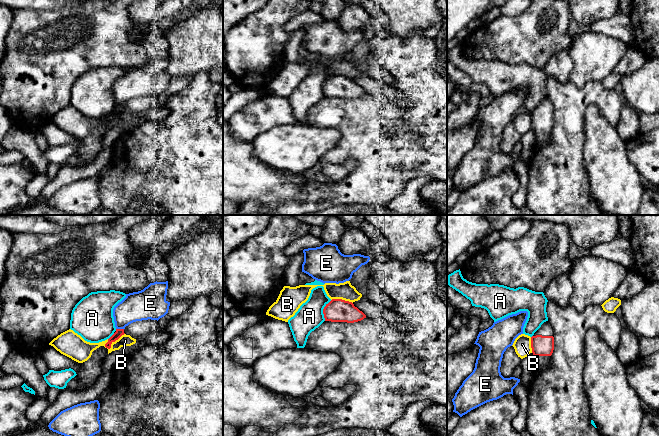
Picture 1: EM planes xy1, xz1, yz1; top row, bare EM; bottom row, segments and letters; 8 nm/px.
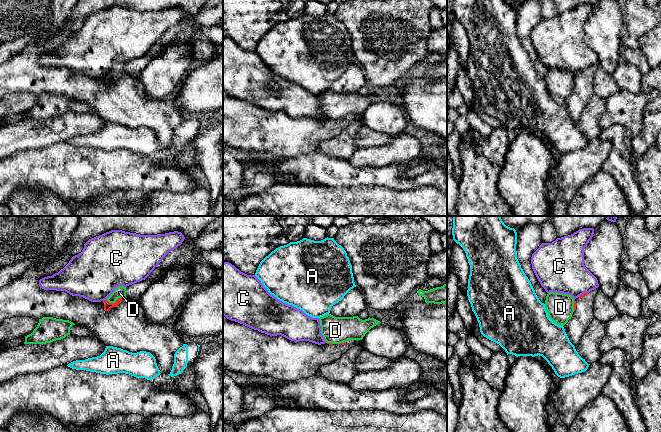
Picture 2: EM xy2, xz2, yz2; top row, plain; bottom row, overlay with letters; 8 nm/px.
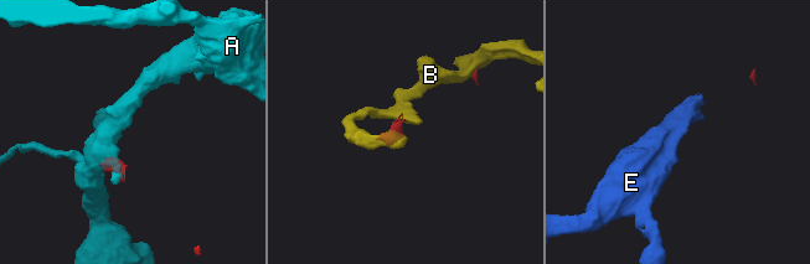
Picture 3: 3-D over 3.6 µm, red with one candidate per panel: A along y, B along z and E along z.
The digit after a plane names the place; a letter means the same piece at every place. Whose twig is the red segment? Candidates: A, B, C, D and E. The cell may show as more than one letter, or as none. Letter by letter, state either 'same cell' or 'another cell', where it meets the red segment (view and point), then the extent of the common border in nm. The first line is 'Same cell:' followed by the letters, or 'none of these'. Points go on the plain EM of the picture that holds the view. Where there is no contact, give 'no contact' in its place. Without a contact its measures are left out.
Same cell: none of these
A: another cell; meets red in xz1 at (323, 86); contact 180 nm long
B: another cell; meets red in xy1 at (113, 117); contact 200 nm long
C: another cell; meets red in xy2 at (104, 76); contact 30 nm long
D: another cell; meets red in xy2 at (115, 78); contact 140 nm long
E: another cell; meets red in xy1 at (120, 105); contact 60 nm long

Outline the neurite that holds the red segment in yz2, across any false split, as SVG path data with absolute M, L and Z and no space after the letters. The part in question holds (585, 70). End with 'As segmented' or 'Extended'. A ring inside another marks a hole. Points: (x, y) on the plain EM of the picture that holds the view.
M599 63L574 76L572 93L563 102L570 118L575 122L588 106L594 93L594 78Z. Extended

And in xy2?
M52 0L51 26L36 40L32 40L23 51L10 60L0 63L0 100L5 95L13 93L33 95L53 93L69 96L75 101L86 103L106 122L121 124L132 129L150 128L156 135L160 149L170 150L174 140L174 130L184 118L165 100L148 99L138 77L119 74L115 79L109 79L107 76L91 78L83 73L72 72L65 67L44 66L39 62L40 55L58 49L71 36L72 32L67 28L67 22L77 1Z. Extended

